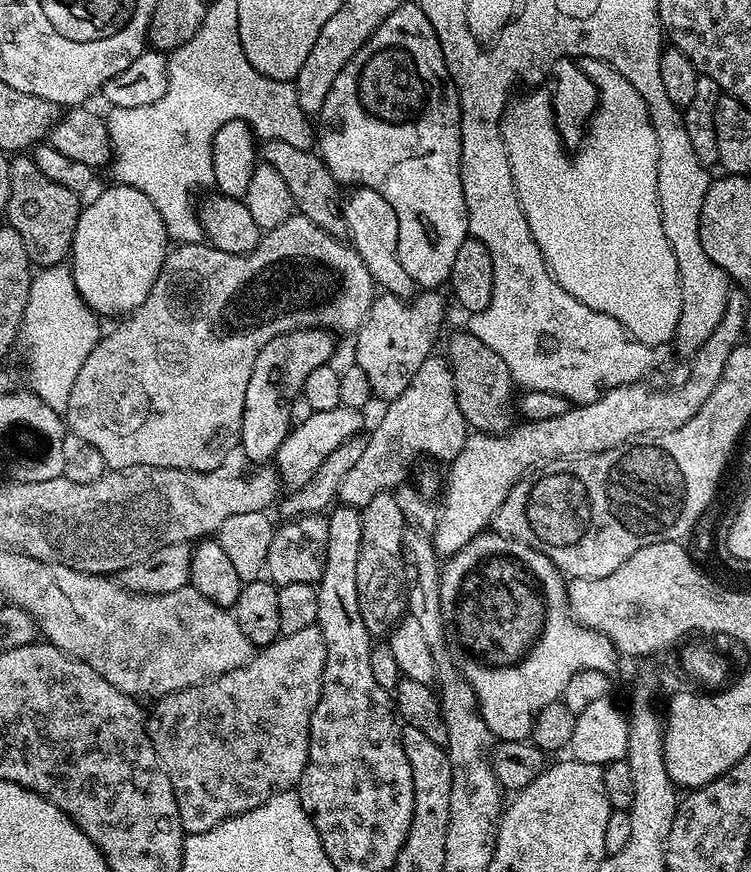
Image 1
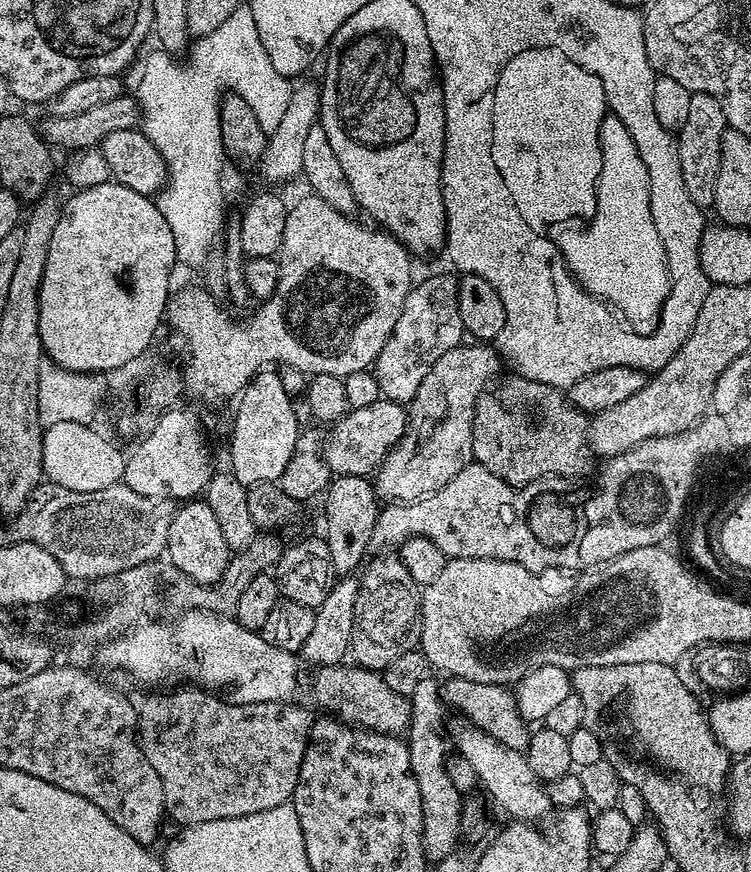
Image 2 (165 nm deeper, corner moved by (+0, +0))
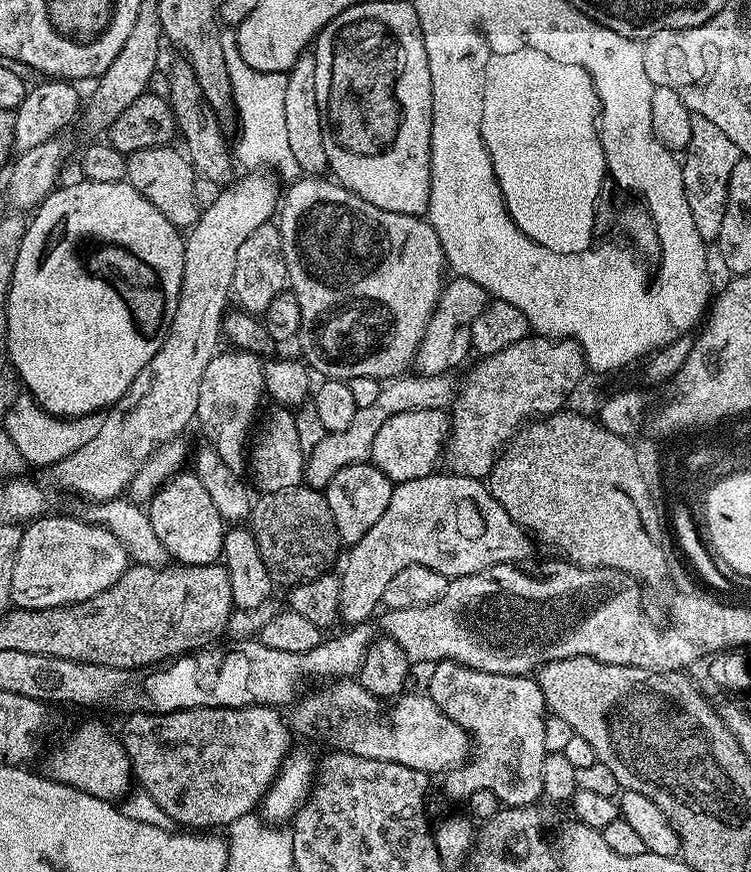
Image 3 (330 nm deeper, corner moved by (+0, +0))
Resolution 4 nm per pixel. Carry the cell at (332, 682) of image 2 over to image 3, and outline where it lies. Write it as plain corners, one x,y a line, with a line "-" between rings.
349,678
343,682
333,683
325,692
316,692
313,696
305,695
303,698
297,699
295,703
291,705
290,711
292,711
292,720
290,716
290,727
297,737
305,736
308,740
317,740
320,744
329,744
329,749
337,752
349,752
354,754
358,758
370,758
371,760
385,760
386,762
398,762
402,766
410,766
414,770
419,772
426,772
429,774
447,774
454,768
460,767
461,764
465,763
469,759
470,753
473,751
474,745
468,735
467,730
462,726
458,726
458,722
454,722
454,718
450,718
447,714
432,701
427,694
420,694
420,696
408,696
409,694
401,694
391,701
392,704
388,709
384,709
381,701
374,695
373,692
367,692
361,684
355,679

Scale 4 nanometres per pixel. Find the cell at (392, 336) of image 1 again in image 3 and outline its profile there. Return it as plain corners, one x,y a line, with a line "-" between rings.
464,276
449,279
436,303
434,314
424,331
422,342
416,351
414,368
422,376
442,376
451,373
472,352
470,326
474,326
474,318
482,314
482,310
490,302
490,297
478,282
470,282

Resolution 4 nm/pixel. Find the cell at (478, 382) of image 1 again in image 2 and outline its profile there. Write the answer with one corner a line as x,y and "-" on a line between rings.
513,375
501,388
493,387
478,398
472,427
472,459
490,474
501,476
507,484
523,486
545,476
573,478
580,476
594,460
590,447
590,420
568,401
561,389
551,388
537,380

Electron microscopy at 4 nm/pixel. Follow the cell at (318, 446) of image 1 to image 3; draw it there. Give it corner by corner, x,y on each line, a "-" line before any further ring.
443,408
406,410
402,414
394,414
394,418
386,418
386,422
382,422
382,430
378,430
378,434
374,434
371,463
375,464
378,470
382,470
382,474
386,474
386,478
390,478
393,485
410,482
414,478
426,478
439,469
436,467
439,466
440,460
442,464
442,457
446,452
449,435
450,416

